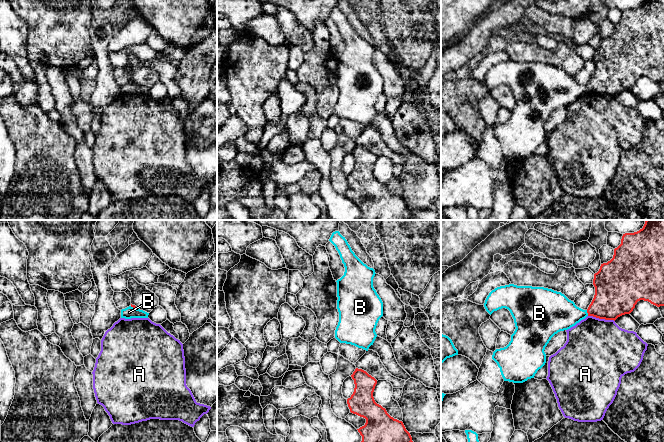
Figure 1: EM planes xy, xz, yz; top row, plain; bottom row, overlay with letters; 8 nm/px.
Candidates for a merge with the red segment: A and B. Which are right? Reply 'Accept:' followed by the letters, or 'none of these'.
Accept: none of these

